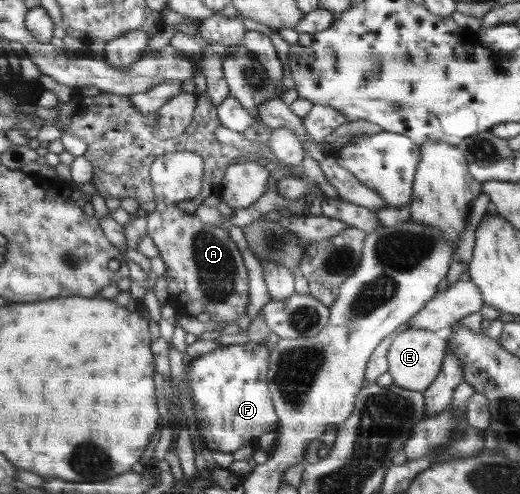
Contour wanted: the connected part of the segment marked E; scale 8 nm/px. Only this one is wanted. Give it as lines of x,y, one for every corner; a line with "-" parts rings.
408,327
397,331
387,353
387,364
393,384
410,391
426,391
440,373
450,336
450,327
435,331

